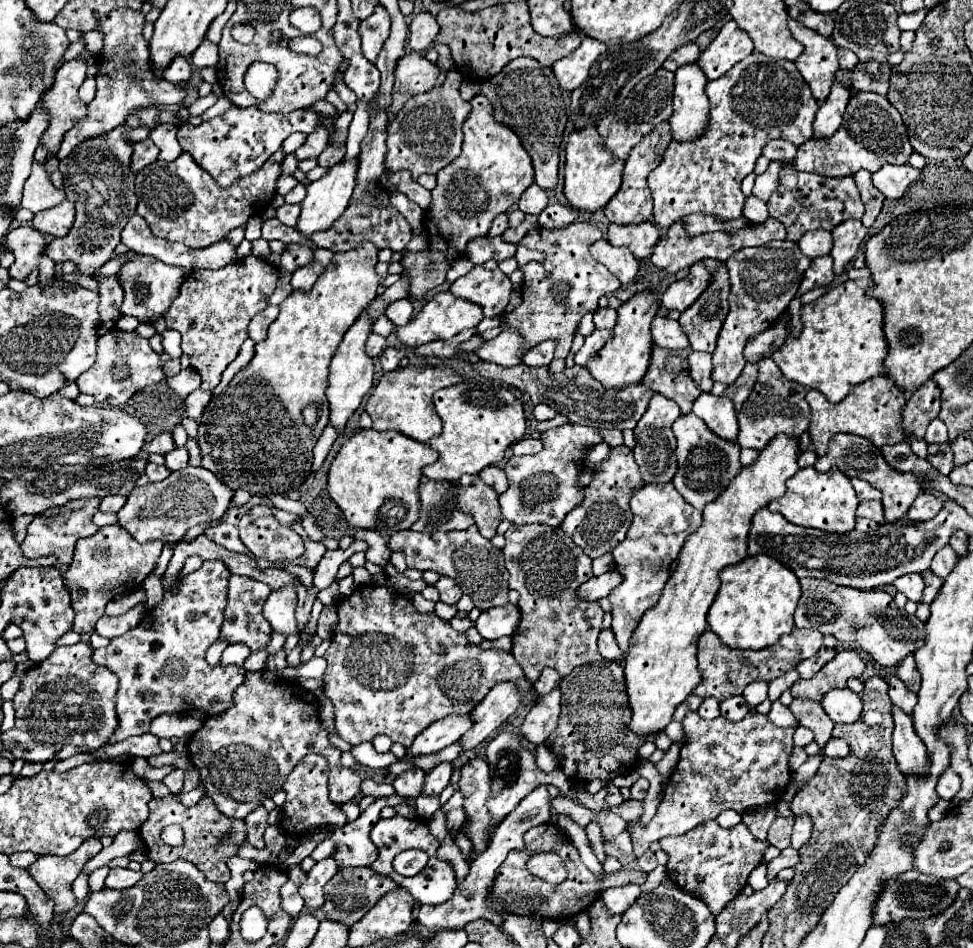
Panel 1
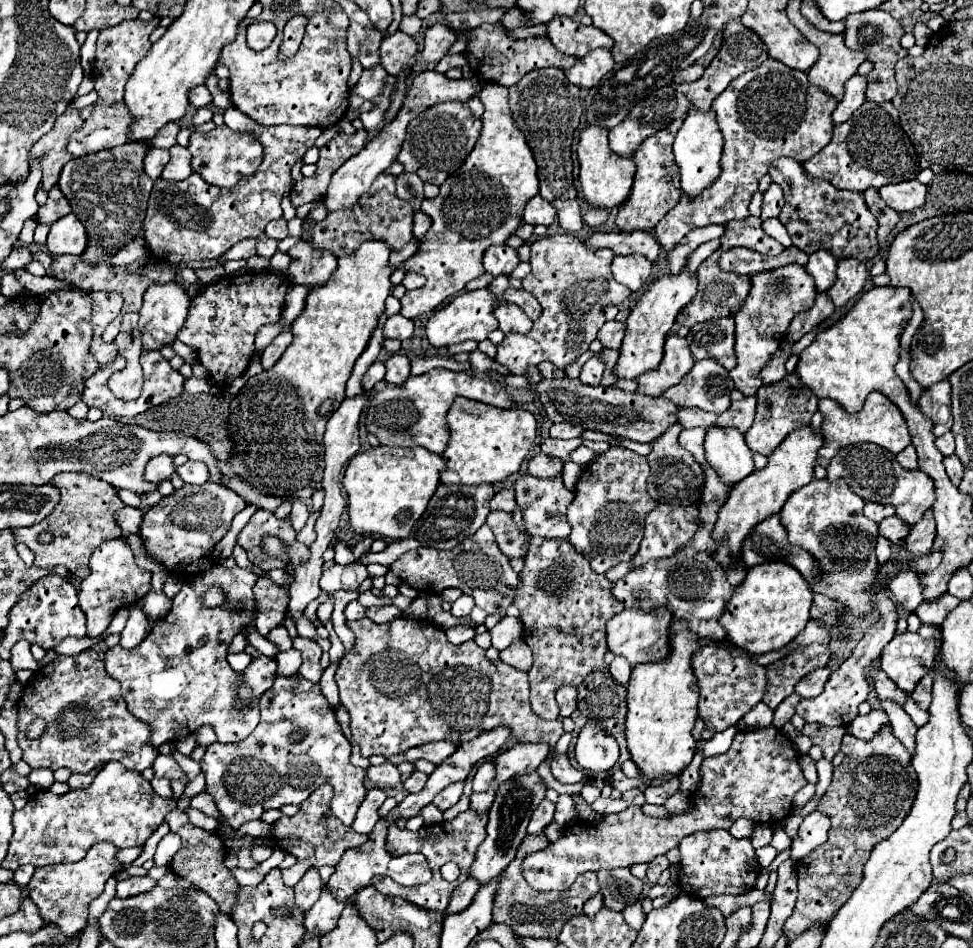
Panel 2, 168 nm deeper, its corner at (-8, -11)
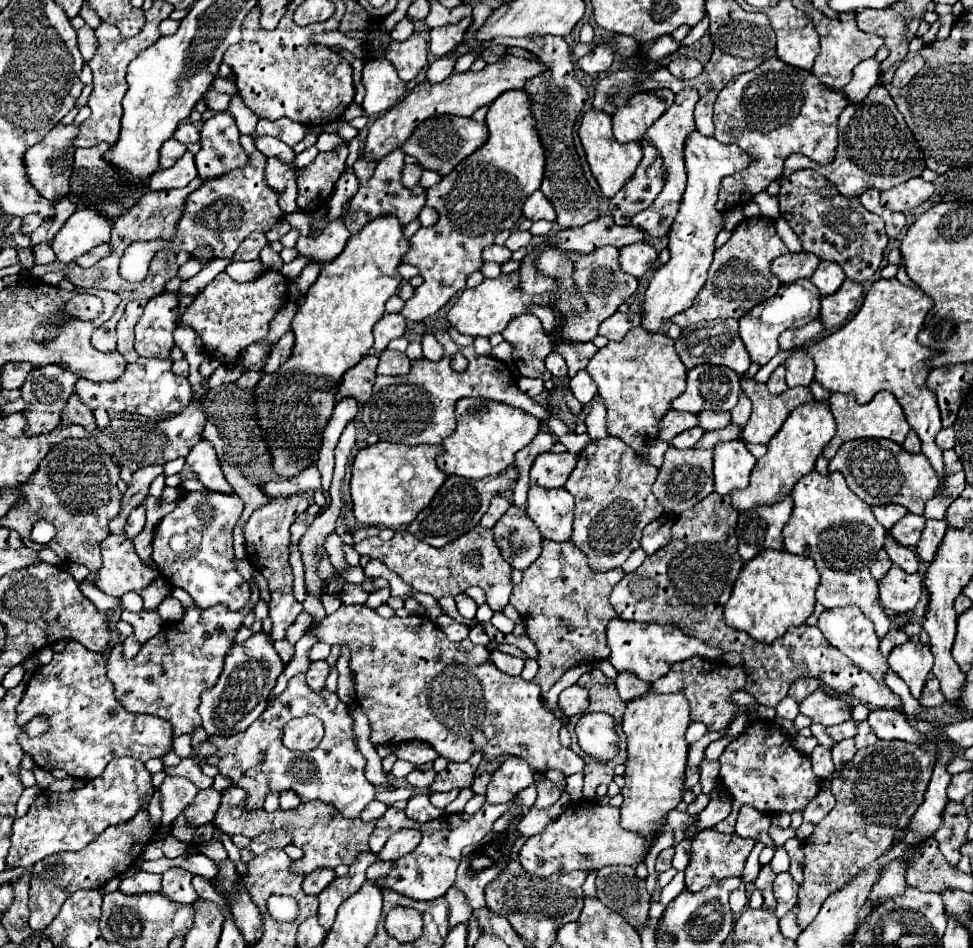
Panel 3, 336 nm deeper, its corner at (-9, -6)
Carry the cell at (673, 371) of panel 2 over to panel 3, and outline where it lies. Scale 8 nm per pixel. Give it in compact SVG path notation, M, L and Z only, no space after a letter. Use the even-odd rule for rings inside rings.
M632 327L622 341L610 341L602 347L586 371L606 401L608 435L622 439L642 463L648 463L646 447L658 437L660 419L670 409L672 399L680 397L686 389L686 367L674 351L674 339L668 339L664 333L648 333L642 327Z

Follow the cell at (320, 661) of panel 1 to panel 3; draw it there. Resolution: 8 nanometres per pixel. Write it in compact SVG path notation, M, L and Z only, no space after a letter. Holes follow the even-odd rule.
M326 592L322 595L321 602L327 614L334 613L342 604L338 596Z

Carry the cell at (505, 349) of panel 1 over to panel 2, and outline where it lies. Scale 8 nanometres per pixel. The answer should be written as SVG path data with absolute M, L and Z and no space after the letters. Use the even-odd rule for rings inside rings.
M479 350L471 352L469 362L471 362L471 368L477 372L475 376L469 376L465 372L435 368L429 374L411 376L401 386L393 386L385 380L377 382L371 392L367 410L365 410L367 430L371 434L375 434L379 438L379 442L385 446L399 446L399 448L421 446L421 448L427 448L429 452L443 454L443 450L447 448L447 442L449 442L449 426L447 426L445 414L447 414L449 406L453 404L453 400L457 396L461 396L461 392L467 392L465 398L481 400L485 404L493 404L497 408L511 408L509 394L499 384L491 382L487 376L481 376L487 370L497 370L501 374L509 374L509 370Z

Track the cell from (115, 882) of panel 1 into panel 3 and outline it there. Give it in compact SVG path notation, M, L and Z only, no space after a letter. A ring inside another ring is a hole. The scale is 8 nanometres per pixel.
M136 871L130 877L122 879L120 891L126 893L126 895L158 893L160 891L160 875L152 875L152 873L146 873L146 871Z

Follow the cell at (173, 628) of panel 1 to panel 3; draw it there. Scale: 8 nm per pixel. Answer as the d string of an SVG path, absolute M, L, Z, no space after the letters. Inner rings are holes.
M250 585L250 605L246 605L246 609L240 609L238 613L226 609L224 605L216 605L210 609L186 609L186 615L180 623L164 623L160 633L150 639L148 643L142 645L140 653L126 661L122 657L122 645L114 645L108 651L108 679L114 683L114 697L120 701L120 705L124 709L128 709L130 713L148 713L148 715L156 715L160 719L166 719L172 727L174 727L174 737L182 735L182 733L192 733L194 727L200 727L200 717L196 713L198 705L200 705L200 693L208 687L214 685L214 681L218 679L218 675L222 673L224 667L224 657L230 651L234 637L242 625L242 619L248 611L254 609L254 605L258 603L260 591L256 585Z

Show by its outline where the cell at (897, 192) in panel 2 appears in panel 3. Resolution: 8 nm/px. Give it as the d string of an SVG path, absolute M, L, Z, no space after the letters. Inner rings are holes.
M922 177L908 179L888 191L882 191L882 205L890 211L910 211L934 195L934 185Z

